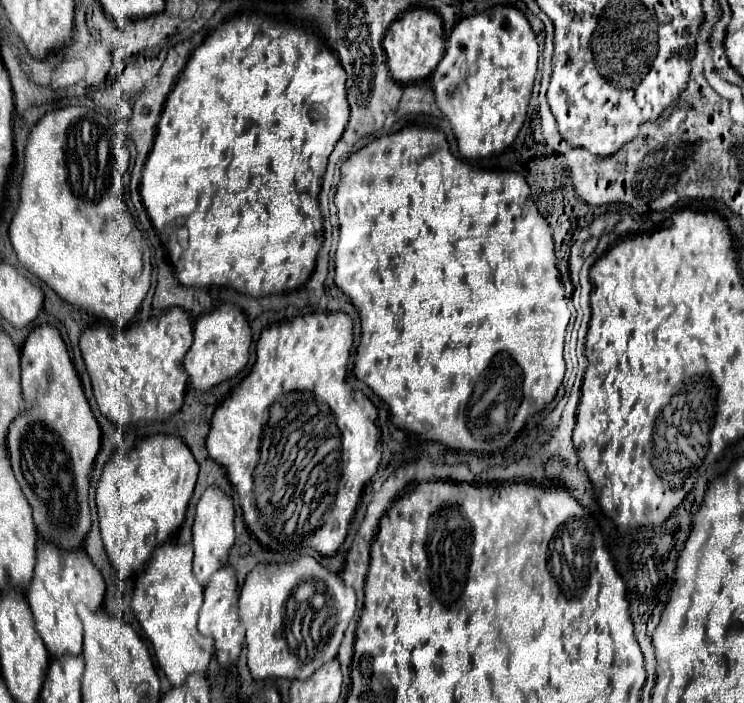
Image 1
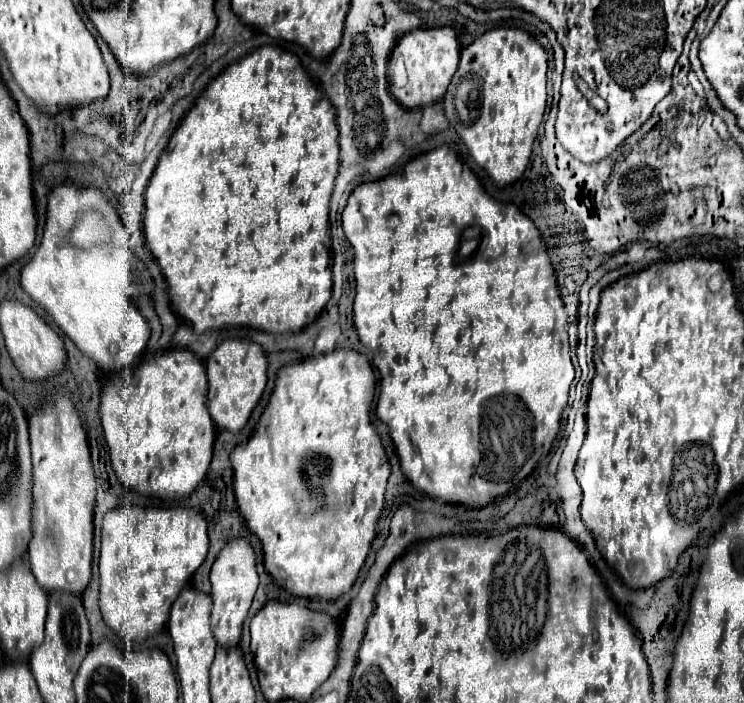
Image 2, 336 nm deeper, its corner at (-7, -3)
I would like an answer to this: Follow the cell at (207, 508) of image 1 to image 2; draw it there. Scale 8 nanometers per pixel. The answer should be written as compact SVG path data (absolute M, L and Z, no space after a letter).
M247 538L231 540L231 544L227 544L227 548L223 548L223 552L219 552L219 556L215 558L209 578L211 578L211 598L213 598L211 628L215 640L219 646L235 646L239 644L241 626L259 584L259 576L255 568L255 550L249 544L249 540Z

